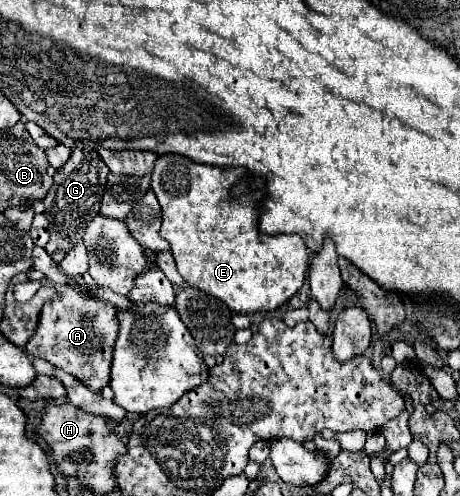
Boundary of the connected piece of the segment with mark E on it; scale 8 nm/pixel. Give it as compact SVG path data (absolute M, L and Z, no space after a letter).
M165 154L159 156L155 162L155 170L151 174L151 188L163 210L161 236L171 244L177 270L185 278L185 282L205 294L223 300L237 314L271 312L285 304L303 286L309 252L303 240L295 234L259 234L257 202L263 198L263 192L249 192L235 200L229 198L231 184L235 184L243 174L245 170L241 168L221 170L215 166L197 164L179 154Z

